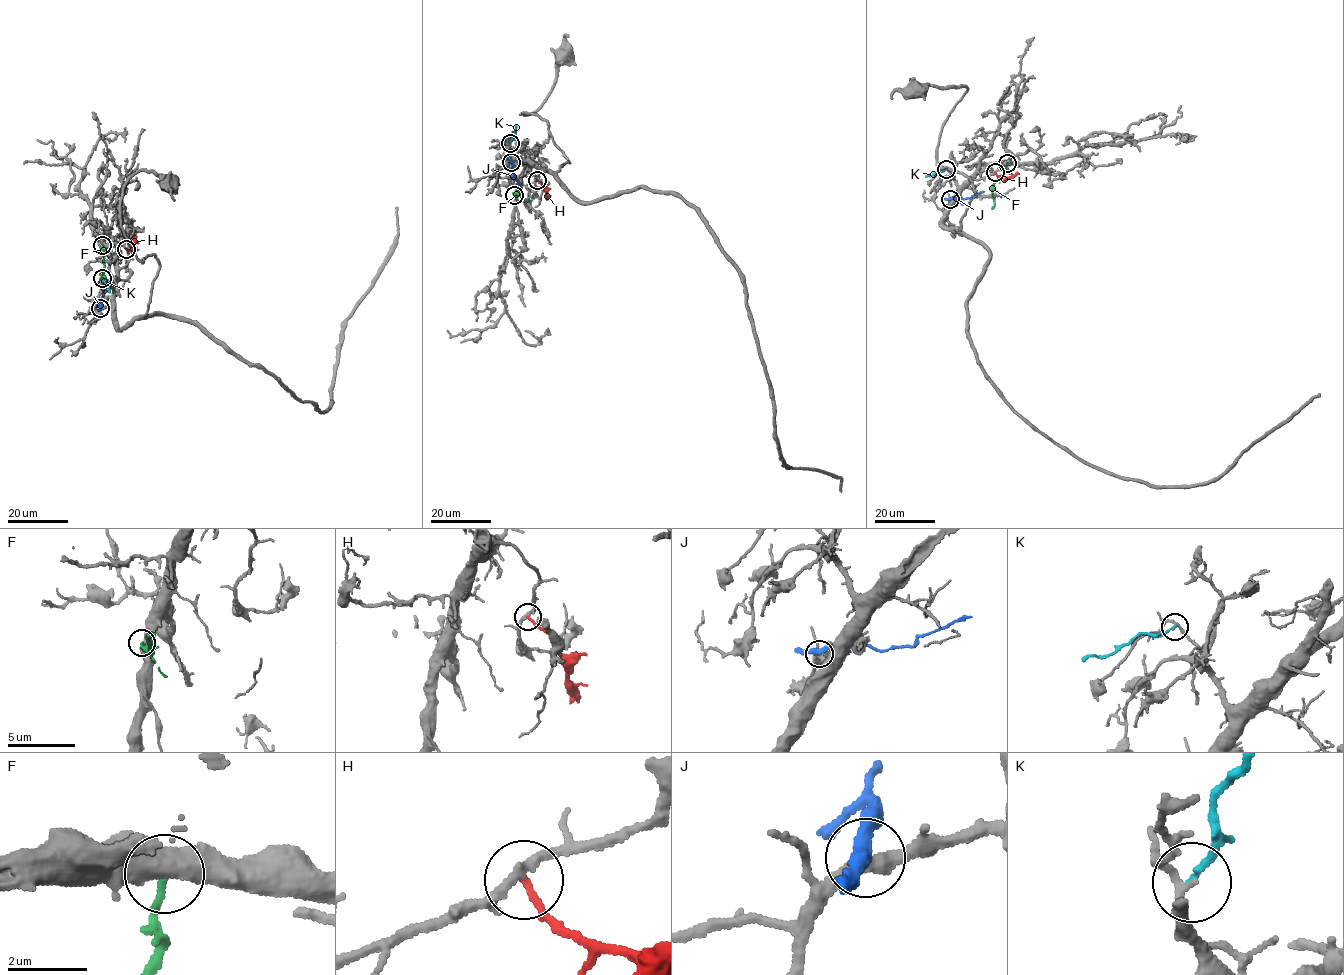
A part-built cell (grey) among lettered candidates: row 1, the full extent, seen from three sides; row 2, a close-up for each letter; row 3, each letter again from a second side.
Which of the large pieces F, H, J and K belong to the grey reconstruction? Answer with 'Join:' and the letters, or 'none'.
Join: F

